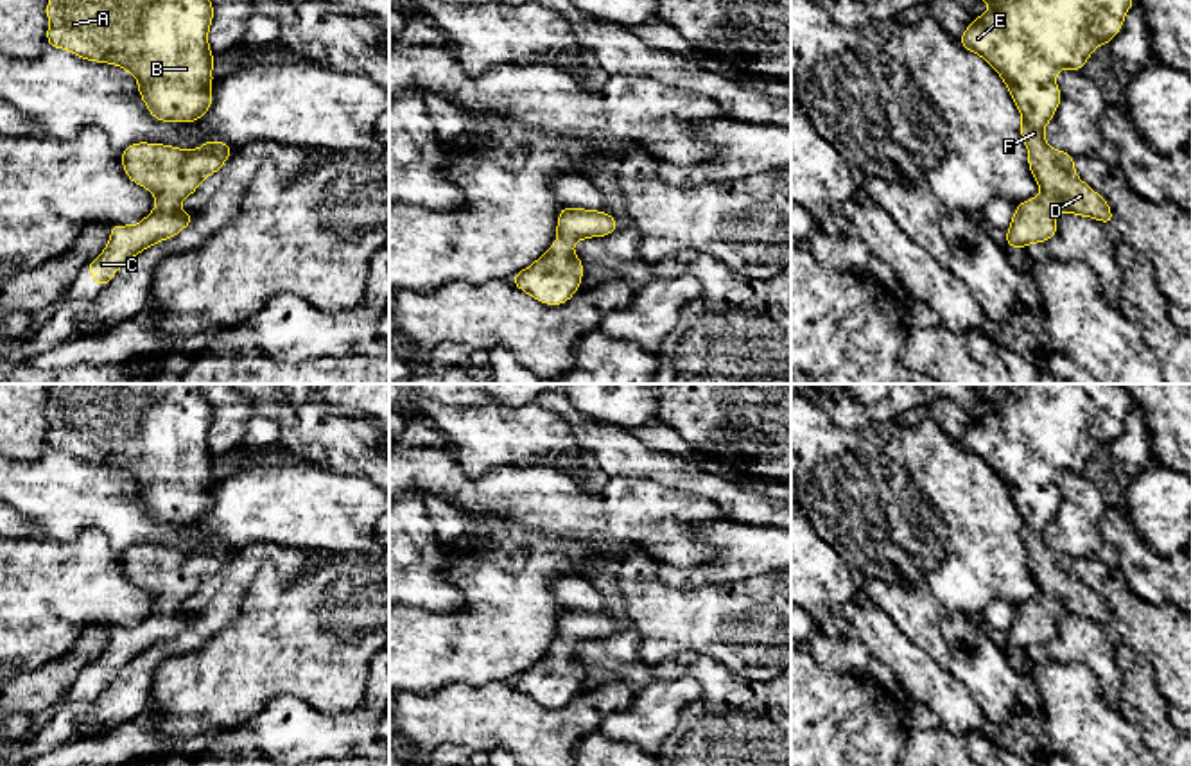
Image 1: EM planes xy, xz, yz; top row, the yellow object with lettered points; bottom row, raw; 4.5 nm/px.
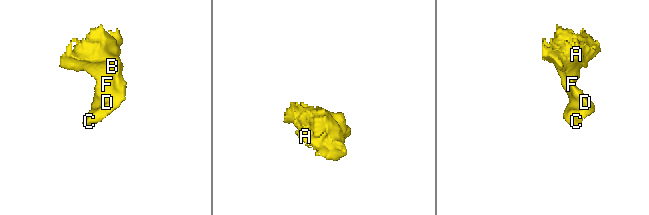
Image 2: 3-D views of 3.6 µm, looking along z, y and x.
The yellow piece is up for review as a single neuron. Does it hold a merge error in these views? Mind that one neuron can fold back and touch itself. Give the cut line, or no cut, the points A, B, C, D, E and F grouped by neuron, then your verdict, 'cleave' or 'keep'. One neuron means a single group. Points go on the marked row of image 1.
no cut | A B C D E F | keep

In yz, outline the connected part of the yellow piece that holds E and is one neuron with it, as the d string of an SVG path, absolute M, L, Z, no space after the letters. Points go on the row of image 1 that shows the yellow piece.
M985 0L990 11L976 16L960 43L979 54L1004 81L1022 117L1021 136L1028 147L1028 165L1042 196L1017 205L1006 246L1026 248L1056 235L1056 212L1069 212L1112 224L1107 201L1085 185L1074 172L1074 156L1053 149L1044 140L1044 127L1055 117L1062 100L1055 75L1062 68L1080 70L1092 50L1107 45L1123 27L1126 11L1135 0Z

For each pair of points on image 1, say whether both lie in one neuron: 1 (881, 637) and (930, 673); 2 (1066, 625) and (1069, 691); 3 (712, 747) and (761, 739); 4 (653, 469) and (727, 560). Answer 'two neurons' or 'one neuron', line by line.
1: one neuron
2: two neurons
3: one neuron
4: two neurons

